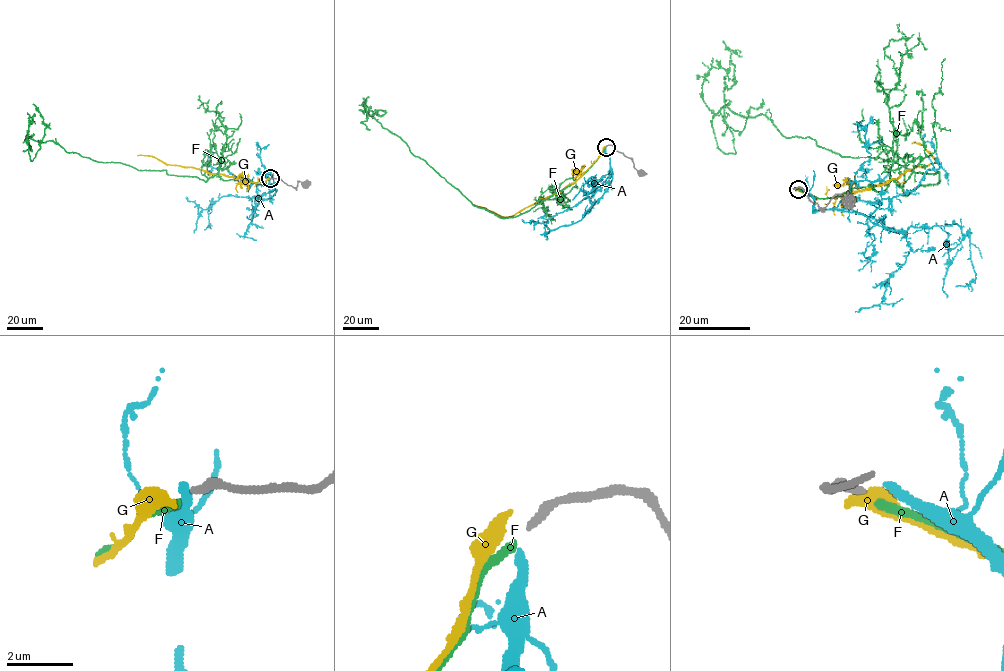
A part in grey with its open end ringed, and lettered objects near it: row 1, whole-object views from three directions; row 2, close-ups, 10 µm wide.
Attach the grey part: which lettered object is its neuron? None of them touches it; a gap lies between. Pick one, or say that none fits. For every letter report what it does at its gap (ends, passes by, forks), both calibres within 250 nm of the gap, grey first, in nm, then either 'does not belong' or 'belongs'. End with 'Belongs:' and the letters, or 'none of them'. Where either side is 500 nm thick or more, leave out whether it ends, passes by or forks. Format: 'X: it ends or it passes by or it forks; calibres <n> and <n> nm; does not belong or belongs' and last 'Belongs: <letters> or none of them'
A: it ends; calibres 240 and 280 nm; does not belong
F: it ends; calibres 240 and 260 nm; belongs
G: calibres 240 and 550 nm; does not belong
Belongs: F

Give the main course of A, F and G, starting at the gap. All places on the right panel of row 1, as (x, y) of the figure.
A: (800, 188), (814, 200), (813, 212), (857, 212), (895, 230), (956, 224), (963, 234), (948, 253), (946, 297)
F: (799, 190), (939, 181), (722, 107), (725, 153), (730, 49), (741, 56)
G: (798, 189), (815, 198), (846, 196), (896, 179), (912, 168), (937, 162), (922, 145), (912, 142)

